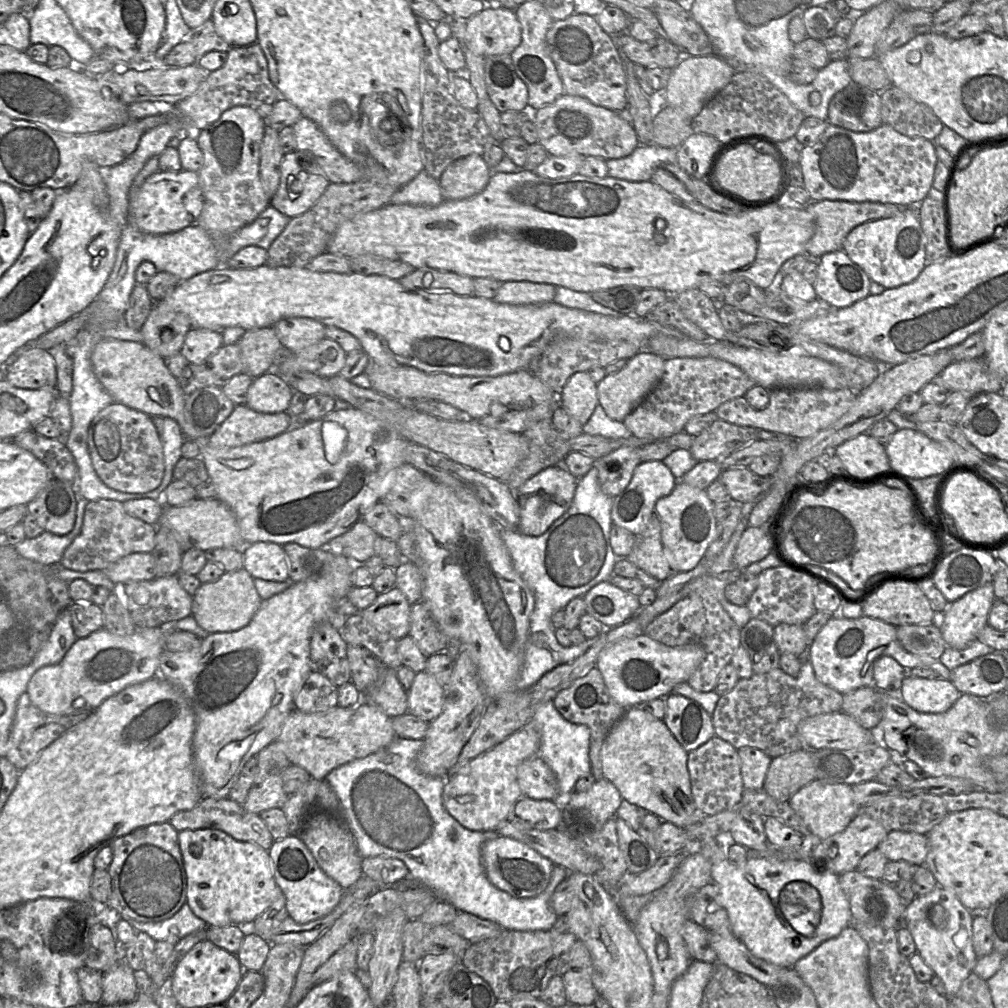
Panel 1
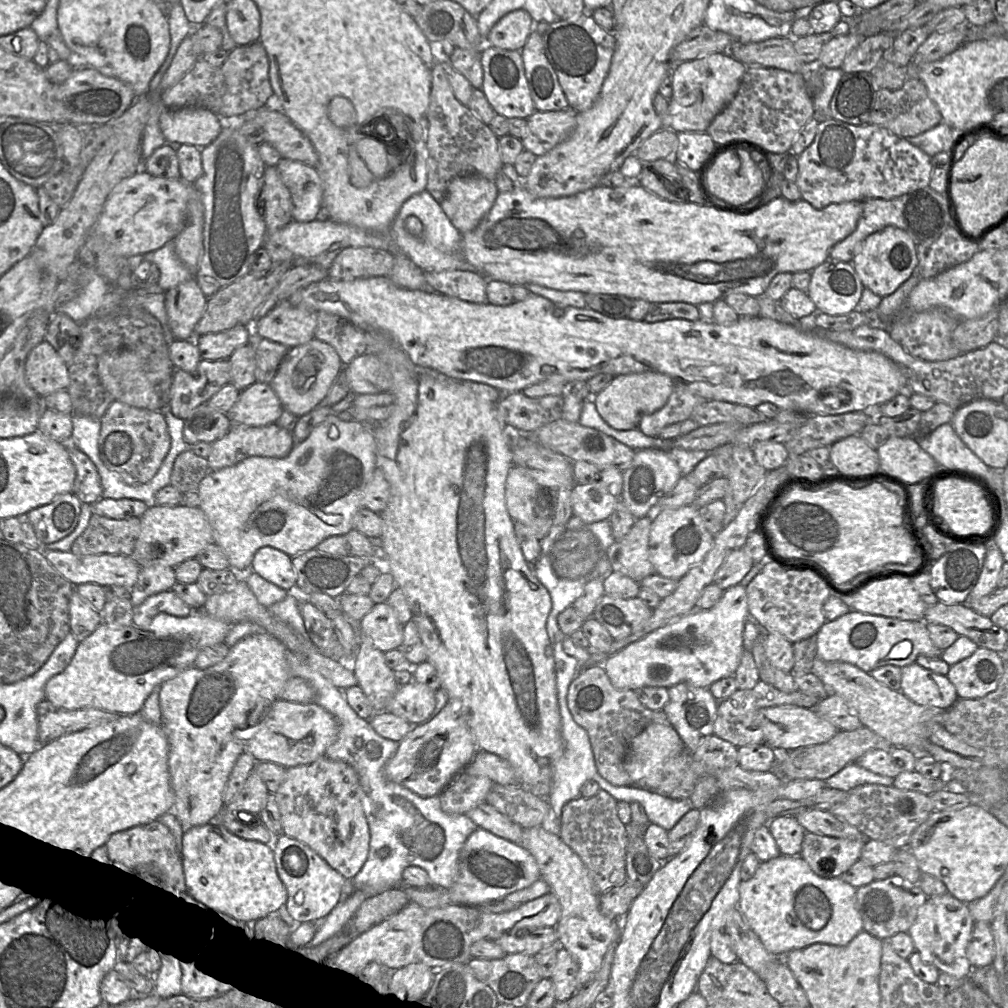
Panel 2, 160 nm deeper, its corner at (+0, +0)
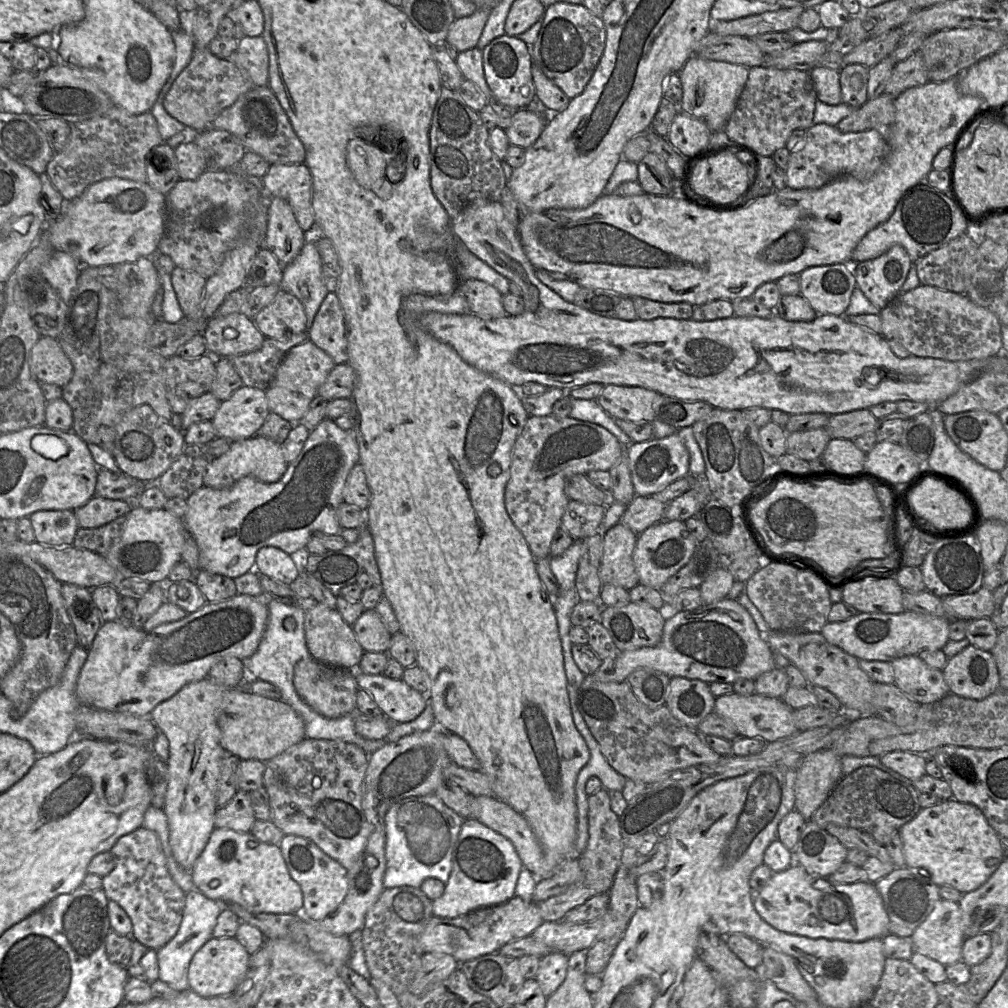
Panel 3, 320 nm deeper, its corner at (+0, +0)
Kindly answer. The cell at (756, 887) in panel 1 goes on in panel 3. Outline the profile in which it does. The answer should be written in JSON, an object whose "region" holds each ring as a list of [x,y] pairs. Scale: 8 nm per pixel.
{"region":[[[797,863],[773,873],[764,888],[754,892],[753,904],[764,921],[790,934],[849,942],[883,938],[890,934],[889,917],[874,883],[839,884],[830,878],[810,874]]]}

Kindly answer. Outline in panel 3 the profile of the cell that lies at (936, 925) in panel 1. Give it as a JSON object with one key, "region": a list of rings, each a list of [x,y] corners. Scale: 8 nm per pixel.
{"region":[[[939,900],[910,941],[915,951],[948,966],[962,960],[965,938],[959,903]]]}

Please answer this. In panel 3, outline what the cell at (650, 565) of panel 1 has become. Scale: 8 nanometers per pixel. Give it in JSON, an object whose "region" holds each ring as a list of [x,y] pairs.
{"region":[[[621,522],[605,531],[598,572],[602,584],[617,585],[629,591],[639,583],[633,562],[637,538],[638,535]]]}

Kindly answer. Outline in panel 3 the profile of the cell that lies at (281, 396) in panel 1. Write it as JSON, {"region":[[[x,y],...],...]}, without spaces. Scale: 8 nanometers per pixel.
{"region":[[[242,385],[221,402],[211,421],[217,437],[236,441],[257,435],[269,413],[266,391]]]}

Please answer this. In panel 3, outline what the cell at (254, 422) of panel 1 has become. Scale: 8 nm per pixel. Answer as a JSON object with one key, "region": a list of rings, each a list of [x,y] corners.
{"region":[[[255,435],[231,442],[226,453],[214,458],[206,468],[203,485],[214,489],[225,489],[246,476],[252,476],[265,483],[274,483],[283,476],[287,465],[280,444],[266,437]]]}

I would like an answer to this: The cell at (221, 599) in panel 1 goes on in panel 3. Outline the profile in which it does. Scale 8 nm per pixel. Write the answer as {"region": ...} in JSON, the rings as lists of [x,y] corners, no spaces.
{"region":[[[356,672],[359,689],[367,691],[392,723],[415,720],[429,704],[427,695],[411,688],[402,679],[395,680],[383,674],[369,675]]]}

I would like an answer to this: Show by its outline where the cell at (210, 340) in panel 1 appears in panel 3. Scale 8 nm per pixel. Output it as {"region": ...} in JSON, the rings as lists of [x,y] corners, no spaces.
{"region":[[[242,313],[213,316],[202,334],[207,345],[207,354],[215,358],[256,351],[265,340],[265,336],[259,331],[253,319]]]}

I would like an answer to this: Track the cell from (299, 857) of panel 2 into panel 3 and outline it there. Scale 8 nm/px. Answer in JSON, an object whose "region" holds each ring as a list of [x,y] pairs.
{"region":[[[284,835],[279,847],[290,876],[300,885],[302,890],[301,915],[312,922],[319,922],[332,915],[347,893],[347,870],[325,854],[312,840],[302,836]]]}

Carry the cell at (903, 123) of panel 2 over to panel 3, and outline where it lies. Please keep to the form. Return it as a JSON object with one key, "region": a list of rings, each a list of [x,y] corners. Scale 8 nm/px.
{"region":[[[883,92],[873,99],[868,99],[860,108],[855,108],[836,126],[843,133],[861,132],[868,129],[885,132],[895,119],[894,99]]]}

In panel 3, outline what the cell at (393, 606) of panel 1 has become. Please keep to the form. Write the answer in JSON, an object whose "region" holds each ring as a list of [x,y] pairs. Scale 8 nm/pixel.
{"region":[[[365,610],[352,625],[364,652],[387,652],[392,635],[387,631],[376,610]]]}

